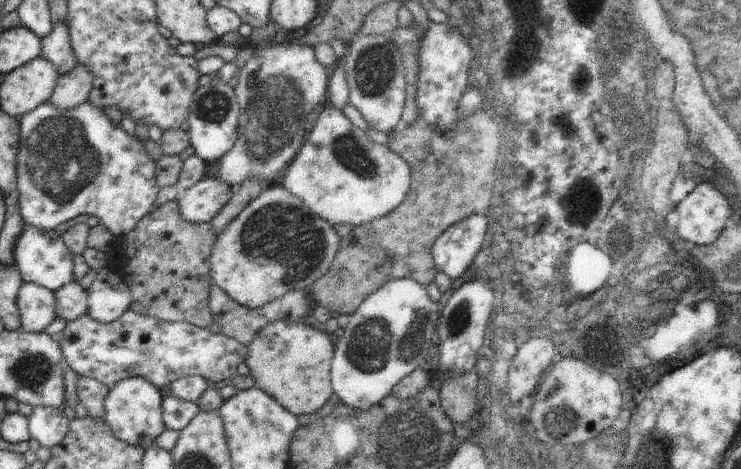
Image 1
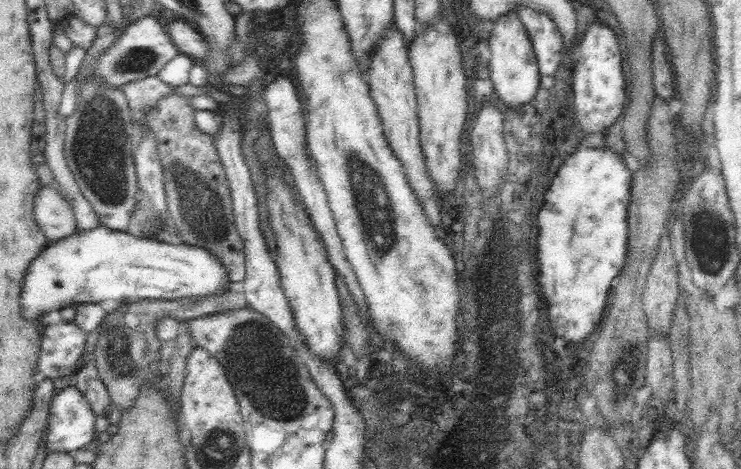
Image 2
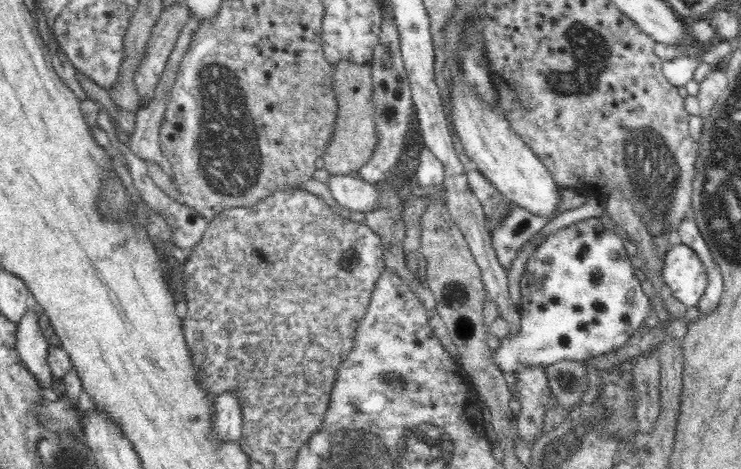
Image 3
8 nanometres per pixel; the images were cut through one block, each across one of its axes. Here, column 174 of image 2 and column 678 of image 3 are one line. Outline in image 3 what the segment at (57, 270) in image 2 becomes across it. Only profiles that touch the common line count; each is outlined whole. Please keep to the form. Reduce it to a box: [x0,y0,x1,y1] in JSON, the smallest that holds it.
[662,243,708,308]

